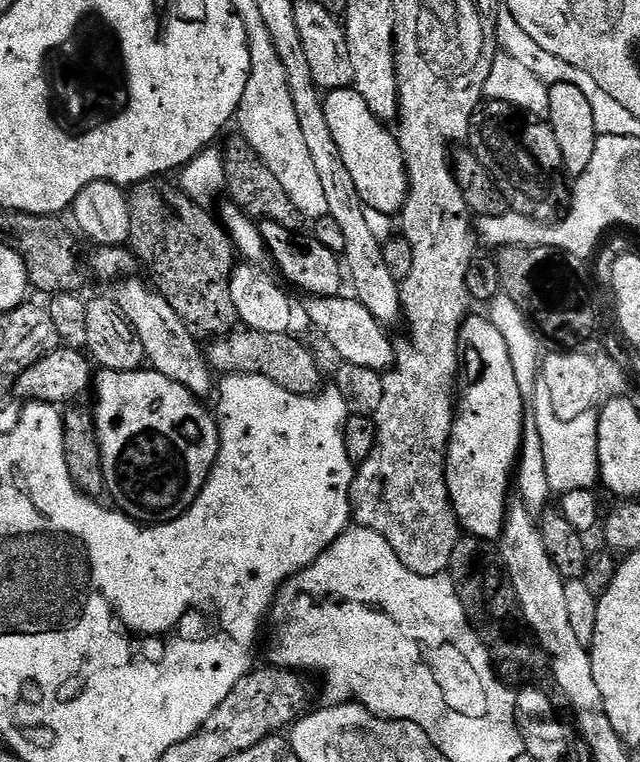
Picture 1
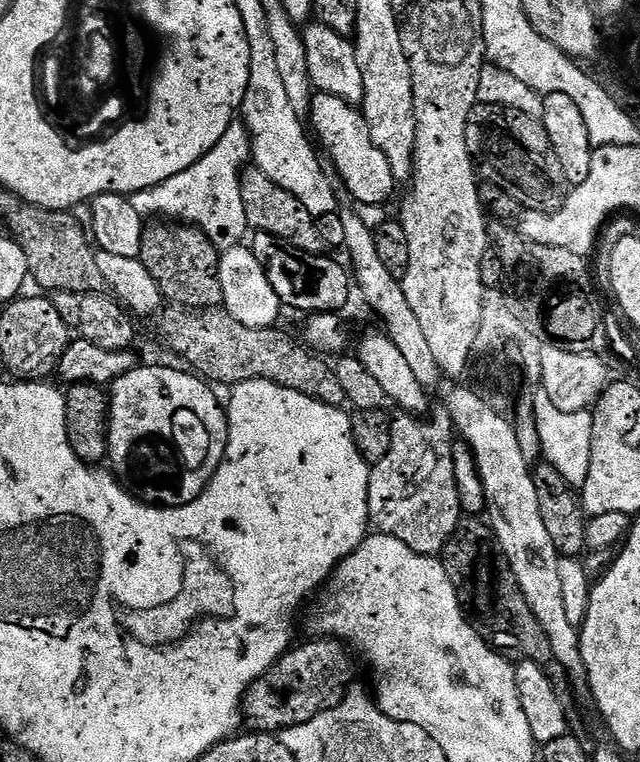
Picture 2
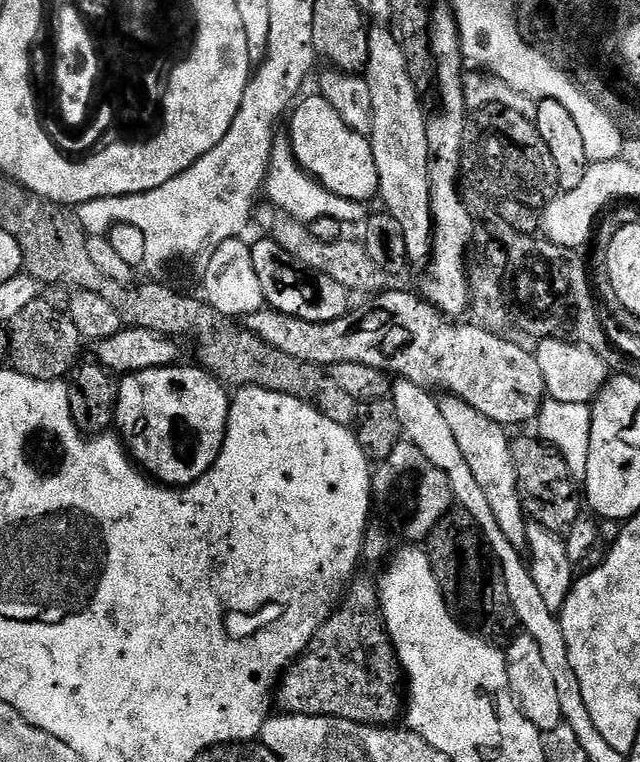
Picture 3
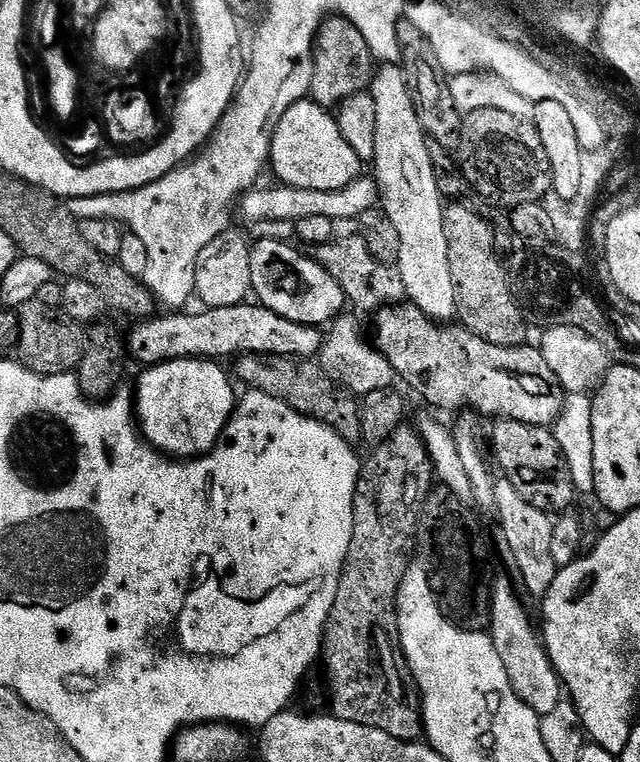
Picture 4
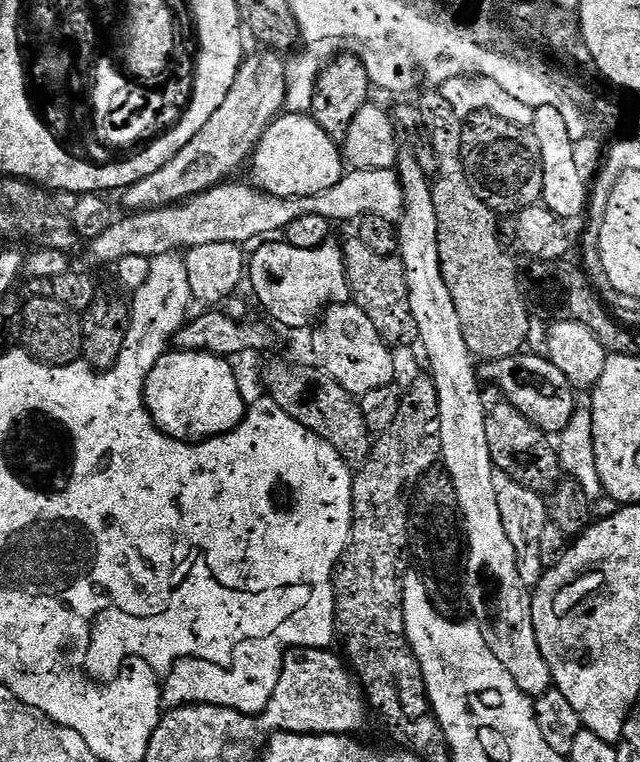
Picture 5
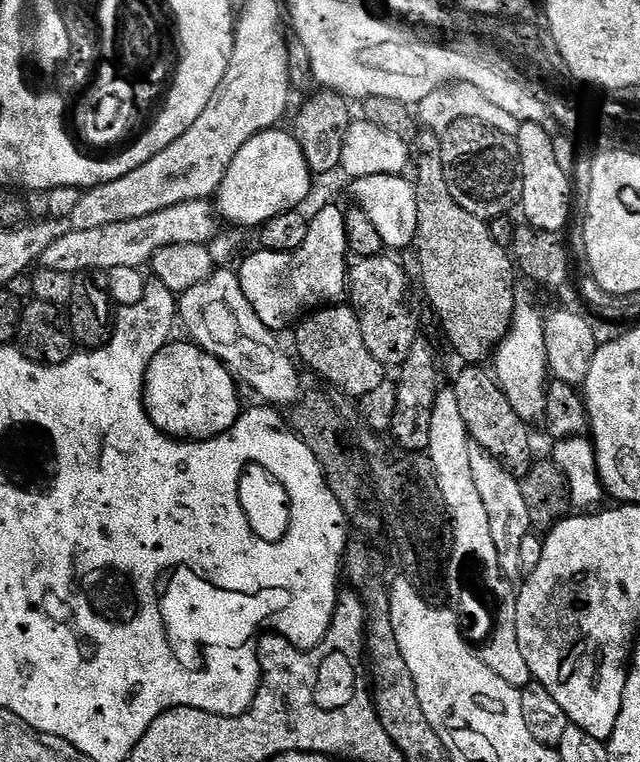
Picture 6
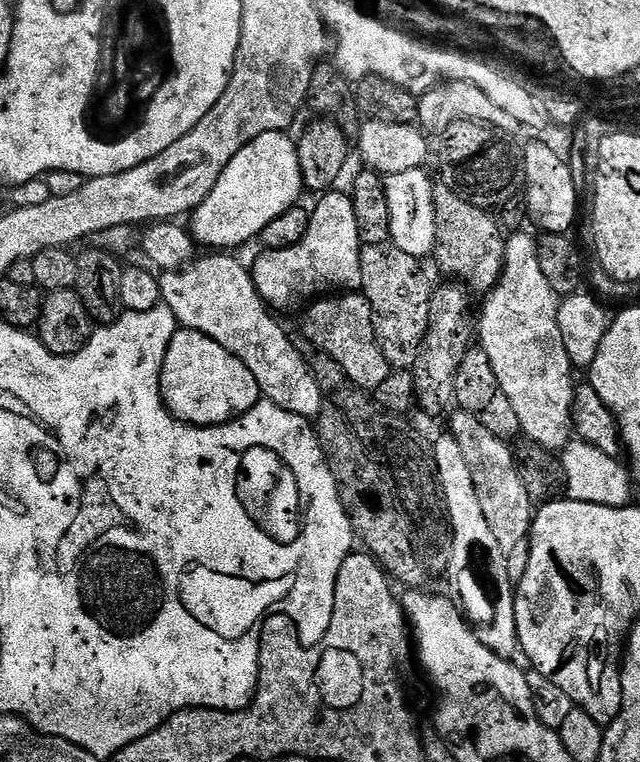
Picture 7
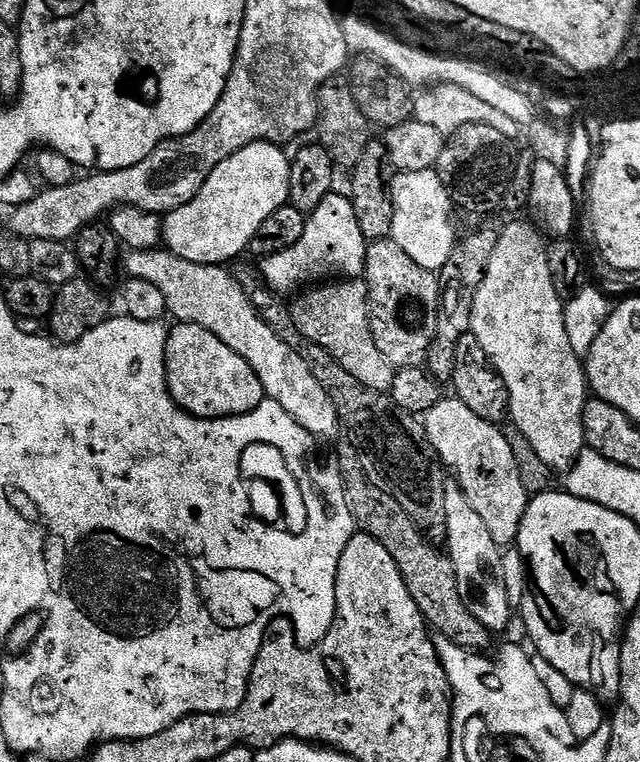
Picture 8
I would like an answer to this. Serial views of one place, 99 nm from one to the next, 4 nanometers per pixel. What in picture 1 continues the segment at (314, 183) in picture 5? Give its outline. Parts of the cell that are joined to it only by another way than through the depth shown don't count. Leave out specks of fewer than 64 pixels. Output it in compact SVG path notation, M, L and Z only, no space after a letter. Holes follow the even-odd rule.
M355 87L333 88L323 97L324 113L331 133L342 150L350 174L360 191L360 198L373 213L399 213L408 198L408 166L399 139L387 132L379 116Z

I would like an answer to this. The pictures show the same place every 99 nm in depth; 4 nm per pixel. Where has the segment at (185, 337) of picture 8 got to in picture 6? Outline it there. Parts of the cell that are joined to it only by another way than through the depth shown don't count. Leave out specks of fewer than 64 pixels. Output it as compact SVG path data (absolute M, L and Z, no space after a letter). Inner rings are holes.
M178 340L165 344L163 350L152 360L152 367L148 369L146 398L150 403L151 415L165 432L177 438L207 440L209 436L229 432L242 415L240 392L236 389L236 380L232 377L231 370L214 353L207 352L196 344Z

